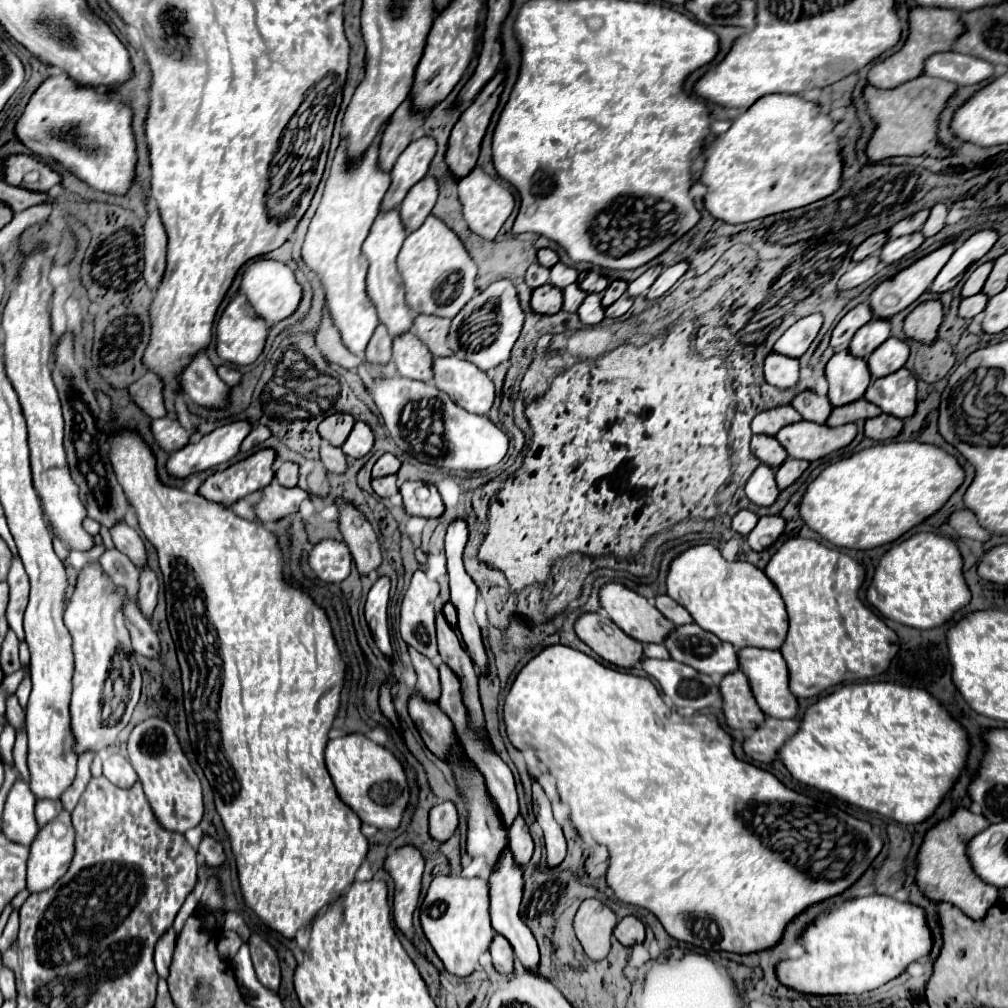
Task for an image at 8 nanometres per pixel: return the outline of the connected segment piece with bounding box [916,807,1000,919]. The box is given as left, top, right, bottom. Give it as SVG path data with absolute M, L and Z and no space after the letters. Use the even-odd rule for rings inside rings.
M960 807L952 813L952 817L938 823L936 827L932 827L926 833L920 853L918 853L920 867L918 867L916 881L918 881L918 887L926 893L926 897L930 897L934 901L952 903L952 905L960 907L972 919L984 919L988 913L988 907L994 907L1000 899L1000 889L984 883L974 873L970 859L966 855L970 839L976 837L980 831L984 831L988 825L990 825L990 821L984 815L976 815L976 813Z

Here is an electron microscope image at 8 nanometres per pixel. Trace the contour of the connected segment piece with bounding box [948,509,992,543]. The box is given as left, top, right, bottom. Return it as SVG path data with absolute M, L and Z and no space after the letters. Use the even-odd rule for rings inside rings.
M968 509L954 513L954 515L950 517L950 521L948 521L948 523L958 531L958 535L960 535L960 537L978 539L978 541L982 541L982 543L984 543L984 541L988 541L988 539L992 537L992 533L990 533L988 529L984 529L984 527L978 523L976 515L974 515L972 511L968 511Z

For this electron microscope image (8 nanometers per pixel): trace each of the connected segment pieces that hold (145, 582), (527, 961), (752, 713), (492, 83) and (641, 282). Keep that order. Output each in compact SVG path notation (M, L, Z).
M142 569L140 571L140 593L138 593L138 603L140 611L144 613L146 619L152 619L152 613L158 603L158 577L152 569Z
M504 847L500 859L496 861L492 873L490 873L490 915L492 915L492 927L504 935L514 951L518 961L532 973L538 973L540 967L540 951L538 951L538 943L530 931L530 927L522 921L520 917L520 903L522 903L522 893L524 893L524 867L516 863L510 847Z
M734 671L726 675L720 683L720 691L724 697L724 713L726 723L732 729L742 729L744 733L752 733L758 725L766 721L766 715L758 707L754 693L748 685L748 679L742 671Z
M498 69L496 75L482 87L482 91L474 97L472 105L460 115L460 119L456 121L454 129L452 129L452 135L450 135L450 145L448 145L448 151L446 151L446 165L452 173L456 173L458 179L462 179L464 175L468 175L468 171L472 171L472 165L476 165L476 159L478 159L478 153L480 153L480 143L482 143L482 137L486 133L486 127L490 123L490 117L500 101L500 95L504 91L504 77L506 77L506 71L504 69Z
M652 267L652 269L648 269L644 275L640 275L636 281L632 281L630 285L628 285L628 289L626 289L626 297L630 297L630 299L634 299L634 297L638 297L638 295L644 295L646 291L648 291L648 287L656 281L656 277L662 273L662 267Z

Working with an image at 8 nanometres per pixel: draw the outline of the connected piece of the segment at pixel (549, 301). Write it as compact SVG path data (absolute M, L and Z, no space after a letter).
M542 285L532 291L530 307L540 315L554 315L562 309L562 291L552 285Z

